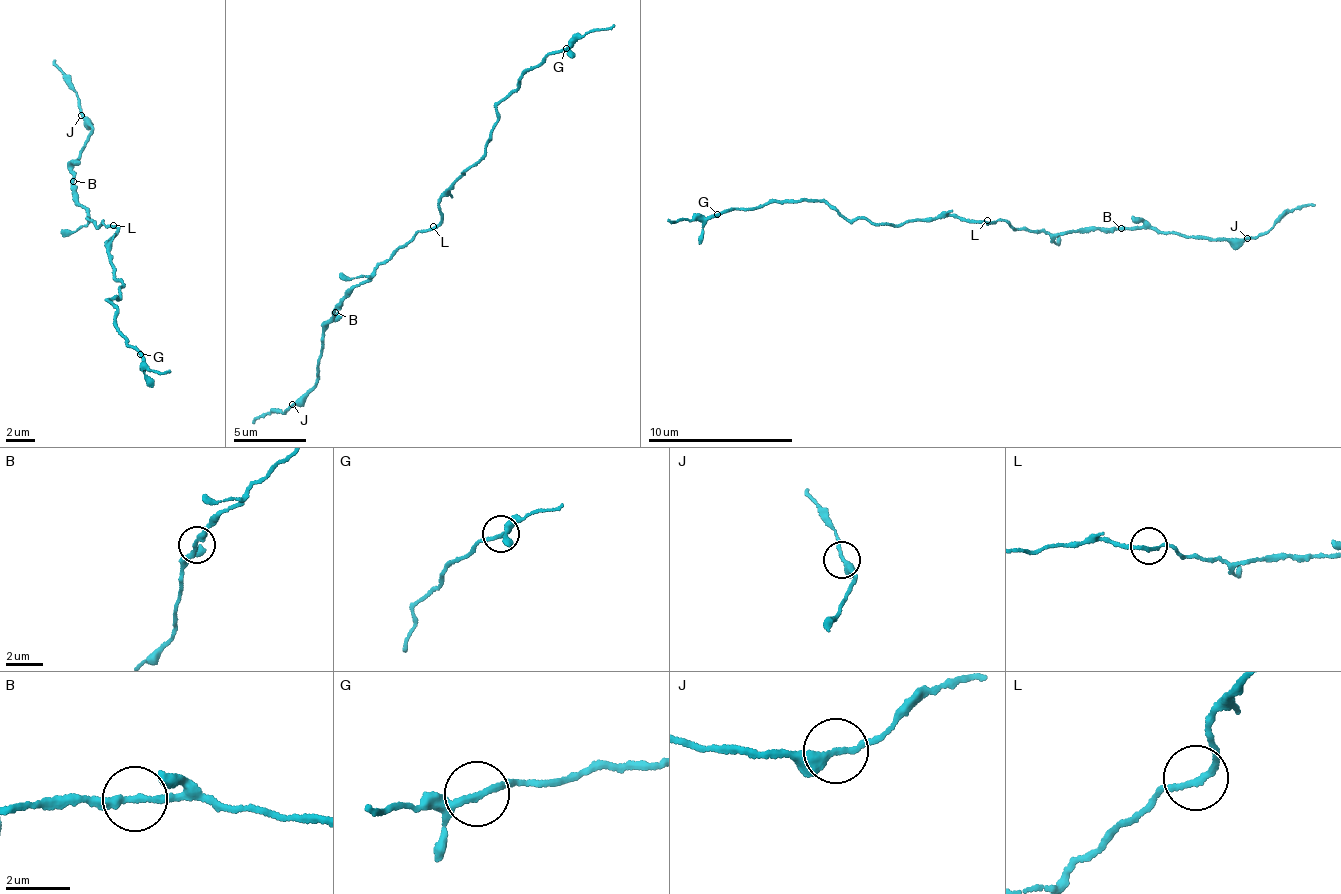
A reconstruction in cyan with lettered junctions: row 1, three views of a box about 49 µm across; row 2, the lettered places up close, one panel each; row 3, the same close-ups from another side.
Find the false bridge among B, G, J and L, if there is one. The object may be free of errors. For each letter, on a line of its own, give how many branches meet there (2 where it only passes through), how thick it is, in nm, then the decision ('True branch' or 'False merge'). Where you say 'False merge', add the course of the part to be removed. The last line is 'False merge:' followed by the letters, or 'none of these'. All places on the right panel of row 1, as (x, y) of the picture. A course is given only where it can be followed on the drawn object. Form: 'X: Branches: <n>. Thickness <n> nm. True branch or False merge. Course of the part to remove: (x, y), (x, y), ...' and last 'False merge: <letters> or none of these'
B: Branches: 2. Thickness 240 nm. True branch
G: Branches: 2. Thickness 200 nm. True branch
J: Branches: 2. Thickness 280 nm. False merge. Course of the part to remove: (1248, 239), (1292, 210), (1316, 205)
L: Branches: 2. Thickness 180 nm. True branch
False merge: J

